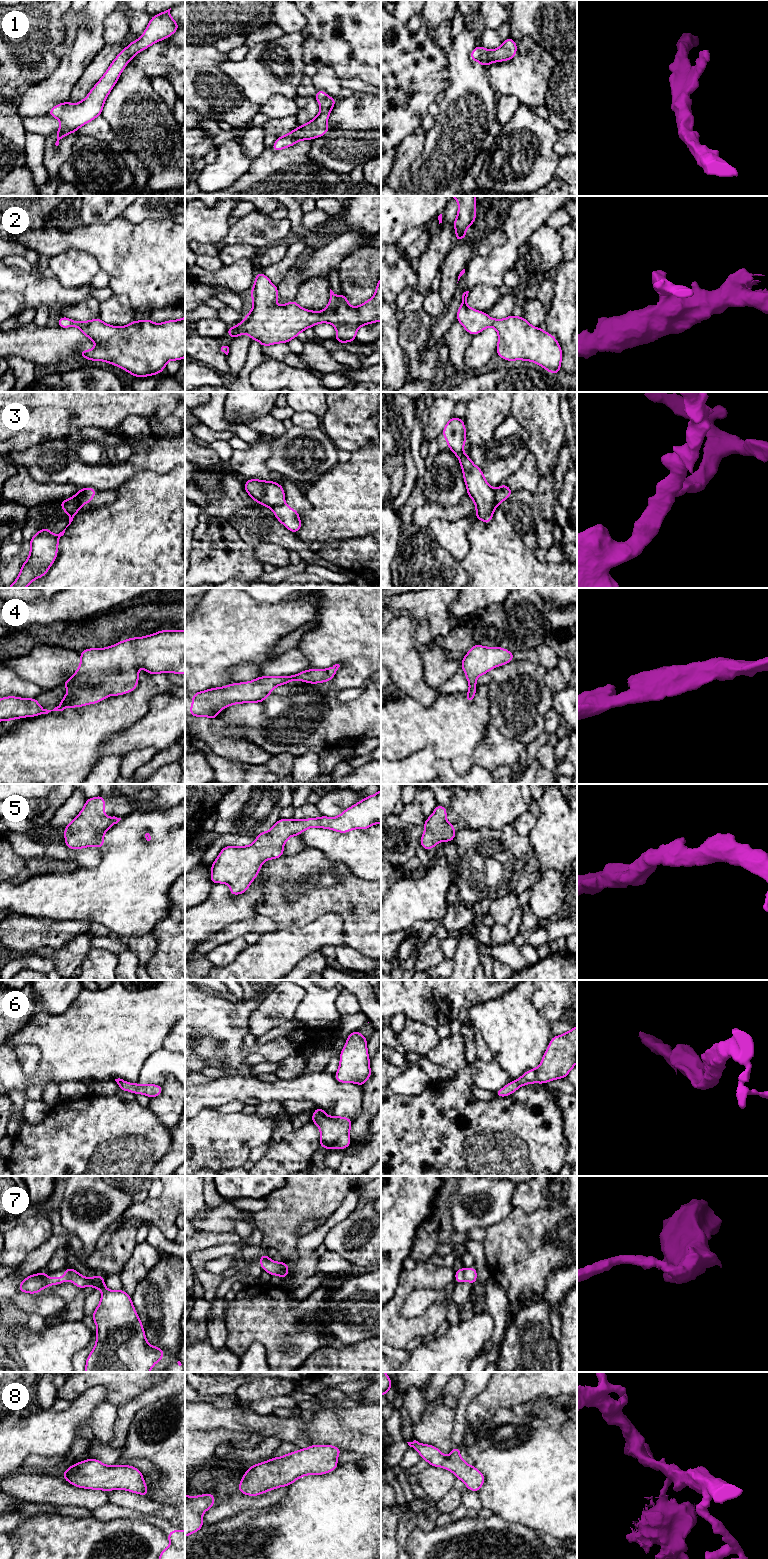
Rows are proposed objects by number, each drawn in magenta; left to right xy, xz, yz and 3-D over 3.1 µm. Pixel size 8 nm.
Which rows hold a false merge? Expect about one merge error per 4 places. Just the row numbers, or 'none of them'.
3

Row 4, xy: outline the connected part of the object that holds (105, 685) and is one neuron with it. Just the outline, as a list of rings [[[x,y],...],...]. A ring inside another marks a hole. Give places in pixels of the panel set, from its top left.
[[[161,630],[143,637],[128,638],[106,648],[90,648],[79,652],[81,657],[80,665],[73,674],[61,686],[69,691],[64,695],[60,704],[53,710],[43,709],[36,698],[20,698],[8,696],[0,698],[0,721],[6,722],[25,717],[35,717],[41,714],[48,714],[51,711],[63,711],[66,707],[77,708],[89,704],[96,704],[110,695],[119,696],[127,694],[136,689],[139,681],[138,668],[143,667],[149,675],[160,673],[185,674],[185,630]]]

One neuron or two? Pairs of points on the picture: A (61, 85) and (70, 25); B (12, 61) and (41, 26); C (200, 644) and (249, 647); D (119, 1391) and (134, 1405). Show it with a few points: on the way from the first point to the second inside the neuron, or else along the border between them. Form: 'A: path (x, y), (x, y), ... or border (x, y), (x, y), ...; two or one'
A: border (77, 33), (71, 49), (59, 59); two
B: path (21, 52), (32, 40), (32, 35); one
C: path (212, 644), (237, 644); one
D: border (126, 1401), (117, 1406); two

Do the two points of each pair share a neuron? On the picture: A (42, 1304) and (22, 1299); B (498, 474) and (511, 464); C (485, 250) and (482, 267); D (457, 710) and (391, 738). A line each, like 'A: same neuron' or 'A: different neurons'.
A: same neuron
B: same neuron
C: different neurons
D: same neuron

